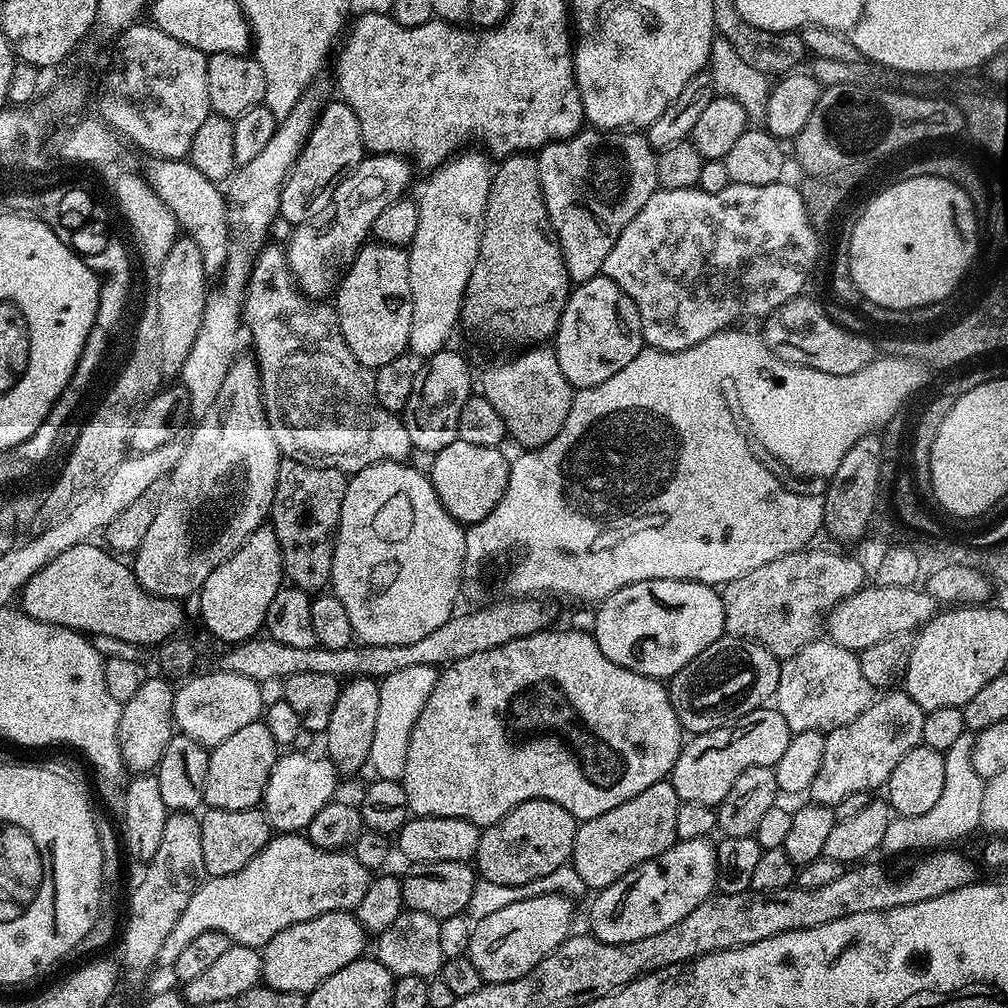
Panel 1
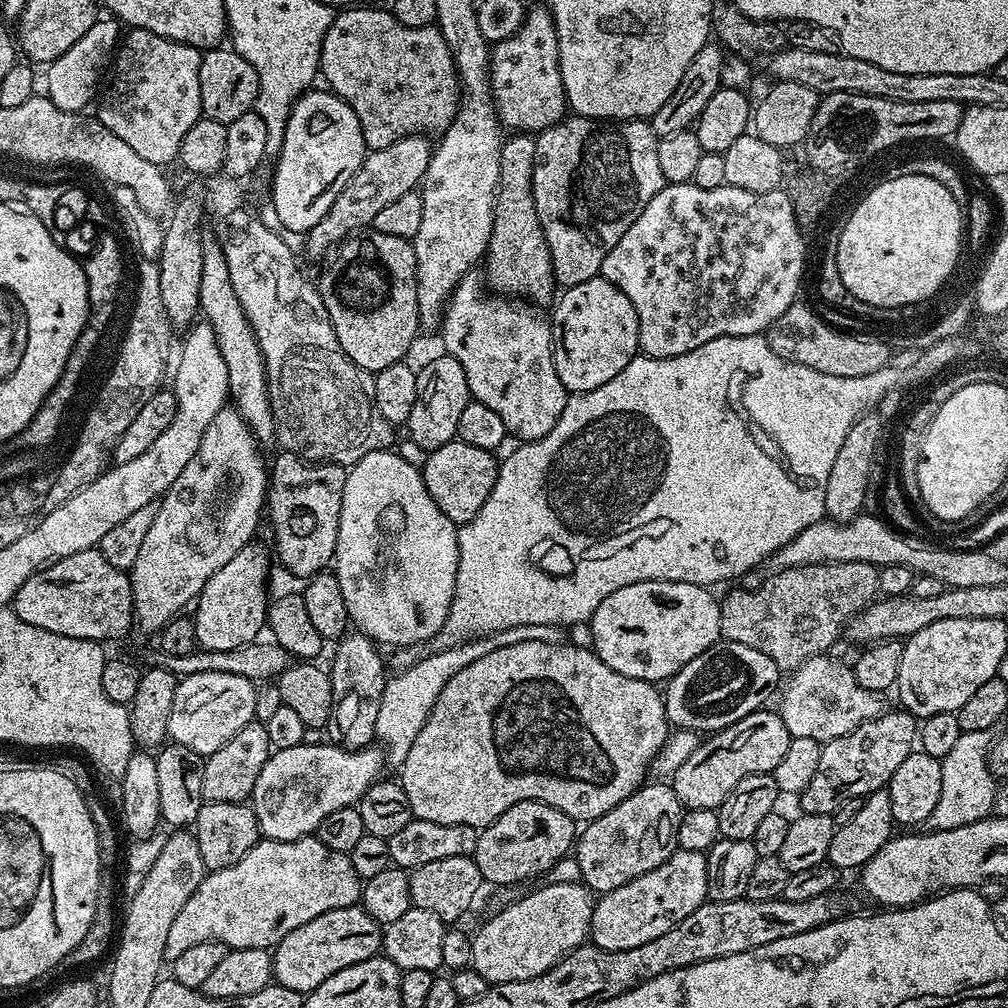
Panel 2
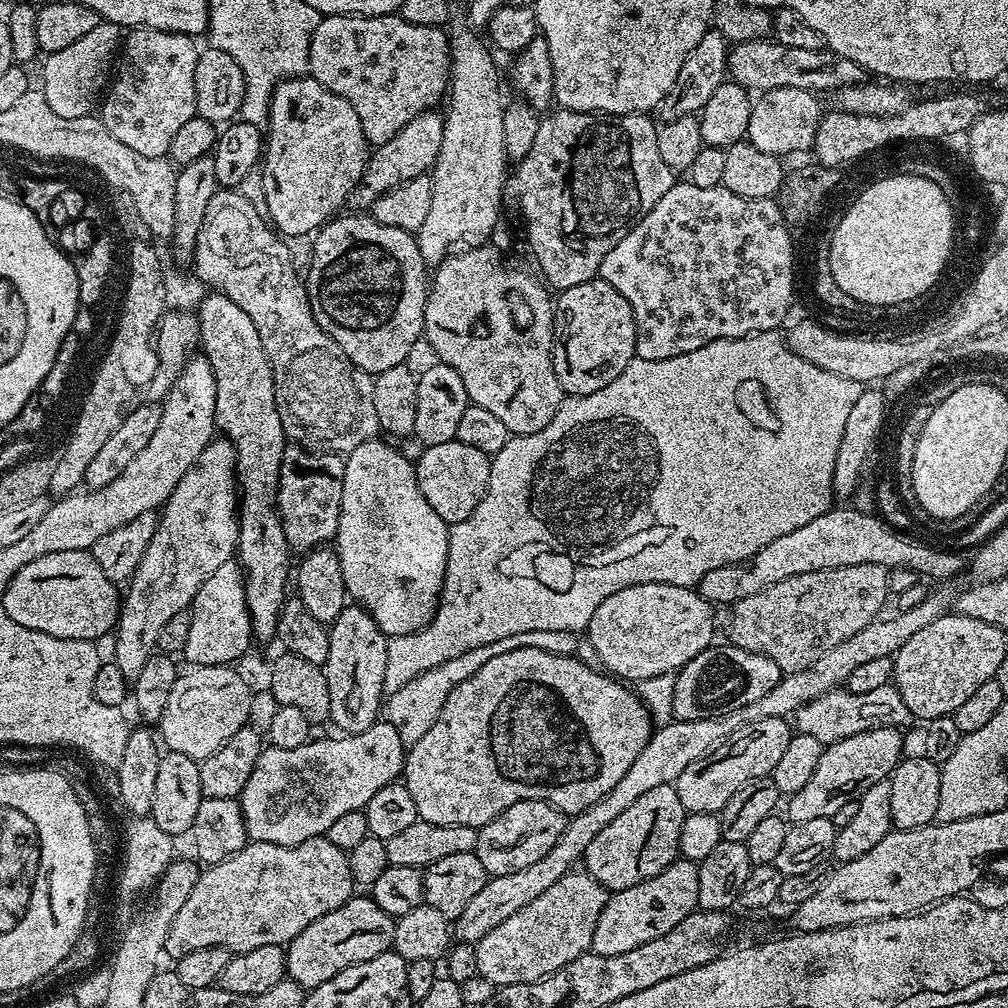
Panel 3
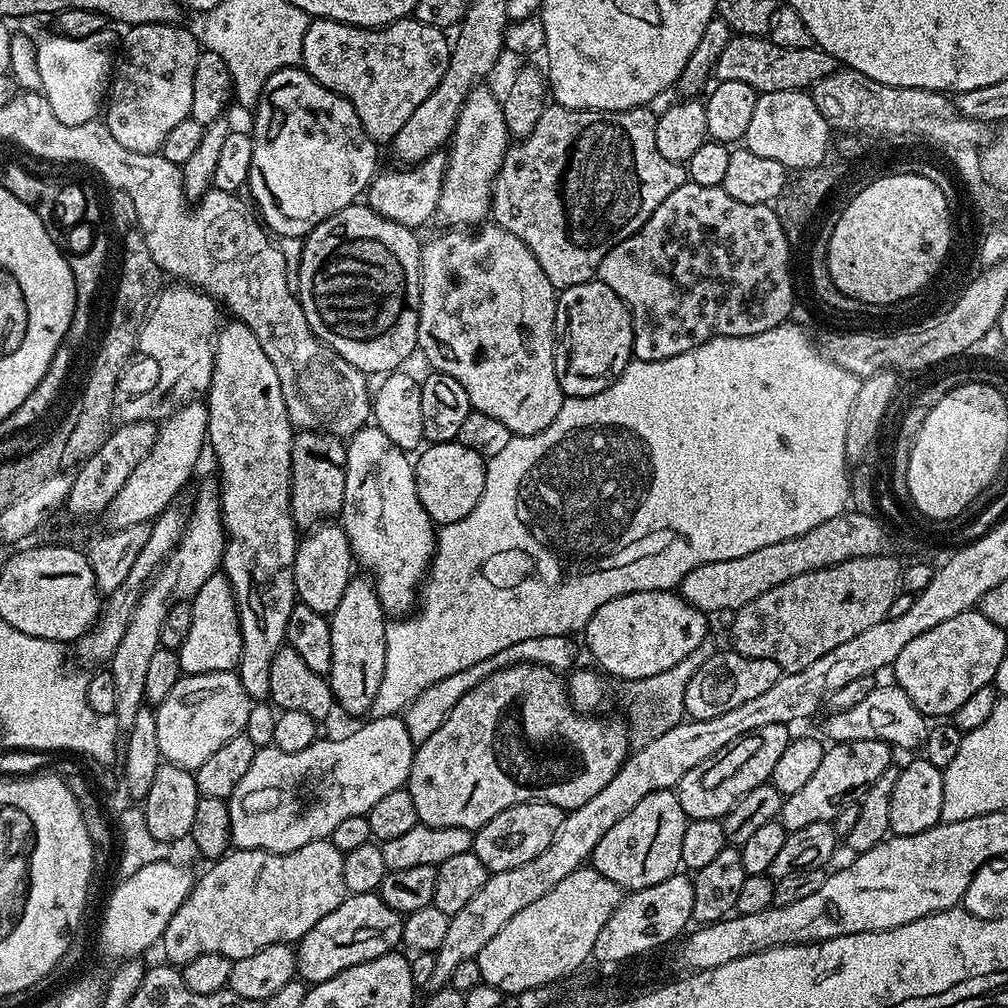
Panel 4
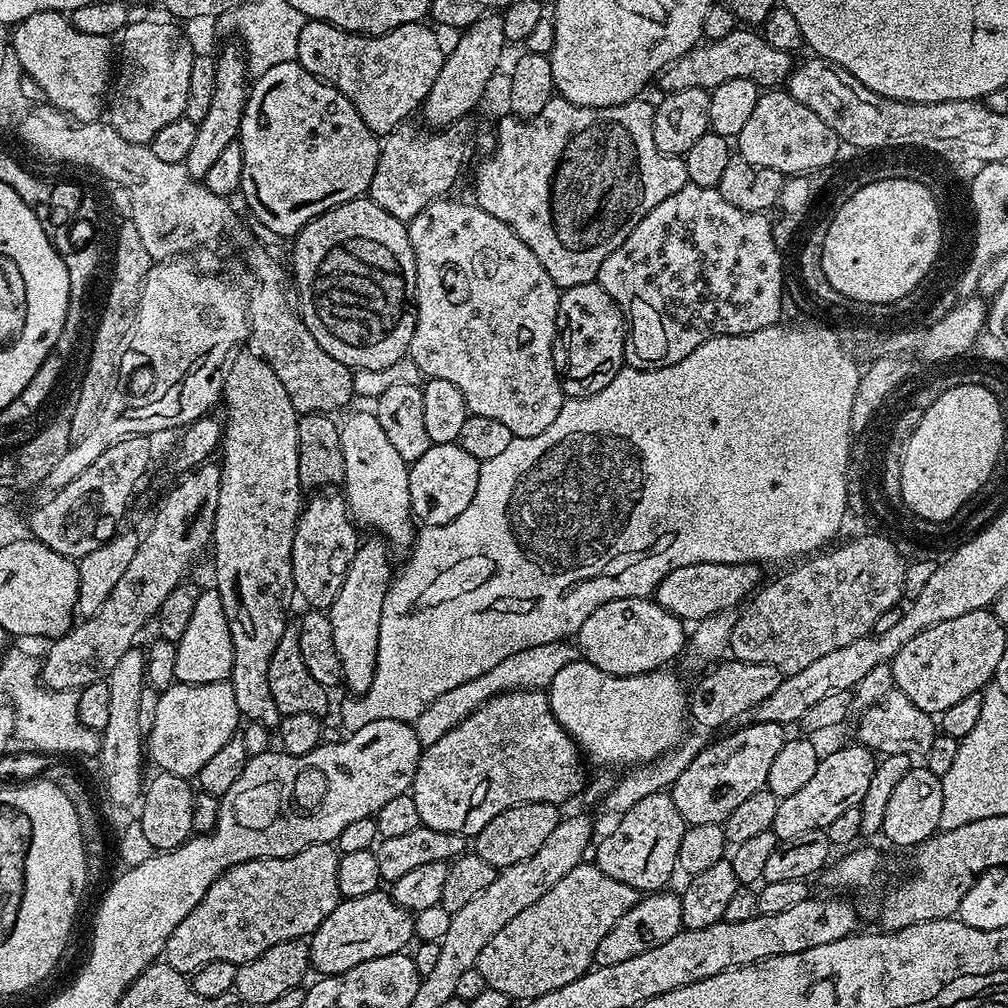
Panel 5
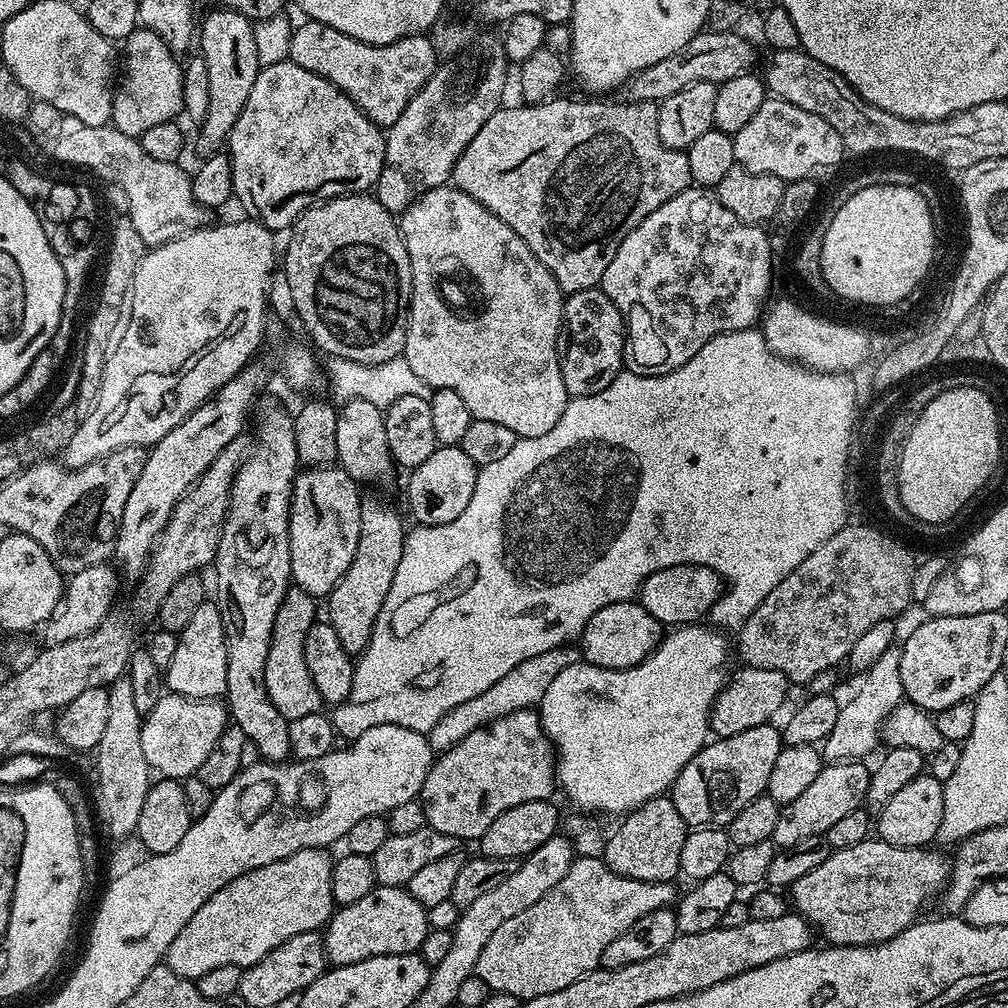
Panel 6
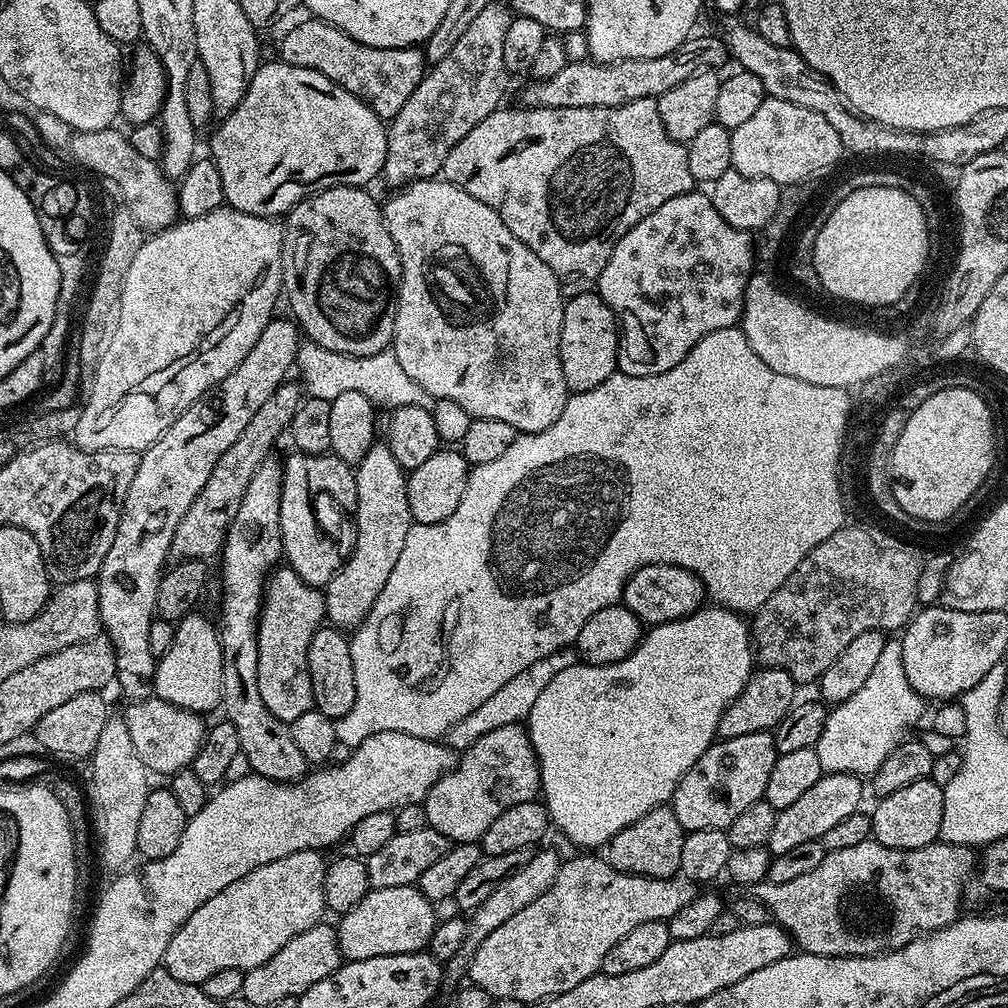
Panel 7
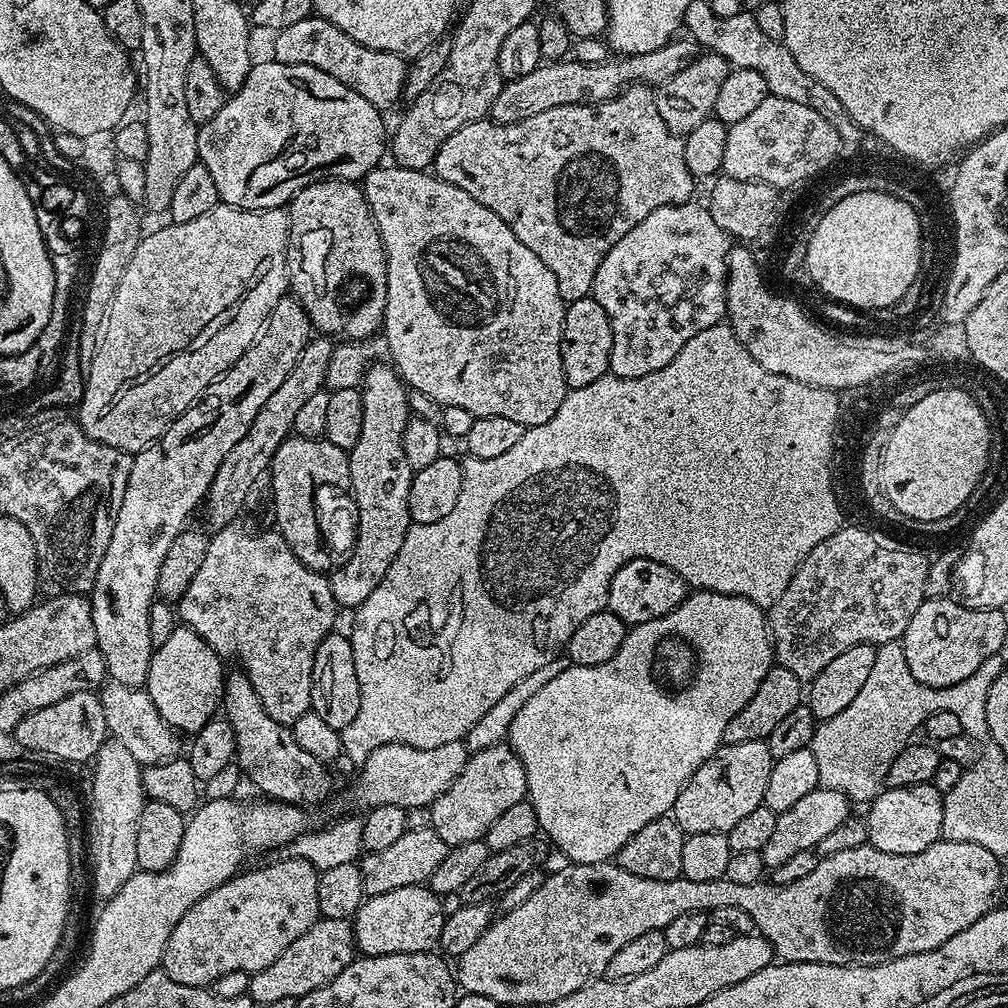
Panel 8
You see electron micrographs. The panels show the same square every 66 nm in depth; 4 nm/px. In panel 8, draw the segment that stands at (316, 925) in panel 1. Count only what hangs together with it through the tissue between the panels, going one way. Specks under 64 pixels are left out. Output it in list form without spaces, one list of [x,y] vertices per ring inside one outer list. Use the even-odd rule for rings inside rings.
[[[415,884],[390,890],[390,894],[369,896],[357,910],[352,933],[356,935],[356,947],[366,956],[385,956],[386,954],[418,954],[433,951],[439,945],[444,925],[444,902],[431,888]]]

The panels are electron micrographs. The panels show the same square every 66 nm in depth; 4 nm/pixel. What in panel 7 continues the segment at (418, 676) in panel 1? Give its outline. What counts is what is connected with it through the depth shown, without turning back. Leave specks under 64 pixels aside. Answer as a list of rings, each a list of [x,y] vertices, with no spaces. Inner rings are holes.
[[[566,647],[561,648],[554,654],[546,655],[533,666],[528,666],[526,671],[515,675],[496,694],[491,695],[486,702],[482,702],[478,710],[472,711],[462,722],[456,723],[444,737],[445,744],[457,752],[463,752],[476,742],[478,738],[482,737],[483,734],[488,734],[490,731],[496,730],[501,726],[525,721],[530,710],[533,709],[534,703],[537,702],[543,690],[546,690],[551,679],[555,675],[560,674],[562,670],[568,670],[570,666],[579,663],[579,660],[576,650]]]

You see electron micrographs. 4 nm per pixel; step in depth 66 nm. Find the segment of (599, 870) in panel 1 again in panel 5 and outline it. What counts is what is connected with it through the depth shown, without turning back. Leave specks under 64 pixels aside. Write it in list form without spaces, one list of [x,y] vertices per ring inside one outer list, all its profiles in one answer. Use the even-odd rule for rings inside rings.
[[[667,791],[650,794],[617,820],[620,821],[616,829],[600,845],[595,845],[594,862],[602,874],[610,874],[610,878],[626,882],[626,886],[640,894],[667,889],[672,875],[678,872],[678,846],[682,846],[682,834],[686,827],[671,795]]]

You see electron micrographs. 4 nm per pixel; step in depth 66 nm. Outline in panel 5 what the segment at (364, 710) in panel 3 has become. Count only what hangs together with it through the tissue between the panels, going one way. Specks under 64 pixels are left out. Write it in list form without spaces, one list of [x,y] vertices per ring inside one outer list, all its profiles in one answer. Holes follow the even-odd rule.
[[[372,538],[376,540],[365,539],[361,543],[360,547],[356,549],[354,554],[354,562],[350,562],[350,566],[346,570],[346,582],[342,582],[342,590],[338,590],[338,598],[334,598],[334,602],[326,609],[328,617],[330,618],[330,626],[334,626],[334,646],[338,650],[338,658],[342,658],[342,674],[344,679],[342,681],[343,687],[348,687],[352,694],[363,694],[366,690],[370,690],[370,682],[374,682],[374,670],[376,669],[376,663],[378,662],[378,626],[382,626],[382,606],[384,605],[384,599],[388,593],[389,588],[392,586],[394,579],[394,568],[392,572],[392,556],[390,551],[390,545],[387,540],[383,538]]]

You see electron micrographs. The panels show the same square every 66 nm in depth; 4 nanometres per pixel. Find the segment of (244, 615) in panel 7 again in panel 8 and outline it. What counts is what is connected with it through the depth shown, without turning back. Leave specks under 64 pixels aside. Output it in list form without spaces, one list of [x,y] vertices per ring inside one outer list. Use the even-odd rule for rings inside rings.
[[[243,670],[229,671],[224,677],[223,719],[230,722],[236,743],[235,763],[256,788],[261,788],[265,797],[281,800],[284,804],[309,806],[324,800],[332,792],[331,771],[318,758],[313,758],[294,742],[294,734],[287,724],[280,724],[262,706],[262,698],[254,694],[250,678]]]

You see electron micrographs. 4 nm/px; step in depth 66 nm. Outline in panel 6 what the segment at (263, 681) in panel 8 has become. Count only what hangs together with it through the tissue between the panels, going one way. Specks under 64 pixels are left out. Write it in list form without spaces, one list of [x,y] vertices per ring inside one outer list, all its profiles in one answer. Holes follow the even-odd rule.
[[[292,586],[284,595],[282,606],[278,606],[278,618],[274,618],[270,654],[266,654],[266,694],[270,694],[274,710],[288,720],[303,718],[325,707],[318,686],[314,686],[314,678],[310,678],[310,669],[306,667],[306,630],[317,623],[316,604],[313,596]]]

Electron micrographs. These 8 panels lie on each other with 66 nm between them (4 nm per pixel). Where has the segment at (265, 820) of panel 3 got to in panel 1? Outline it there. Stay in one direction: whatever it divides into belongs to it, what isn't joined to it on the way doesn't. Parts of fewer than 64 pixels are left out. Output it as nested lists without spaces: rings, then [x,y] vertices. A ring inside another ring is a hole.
[[[304,752],[281,755],[264,787],[262,811],[269,824],[280,834],[296,834],[307,829],[308,823],[322,810],[322,806],[333,795],[338,773],[331,760],[320,756],[307,756]]]

